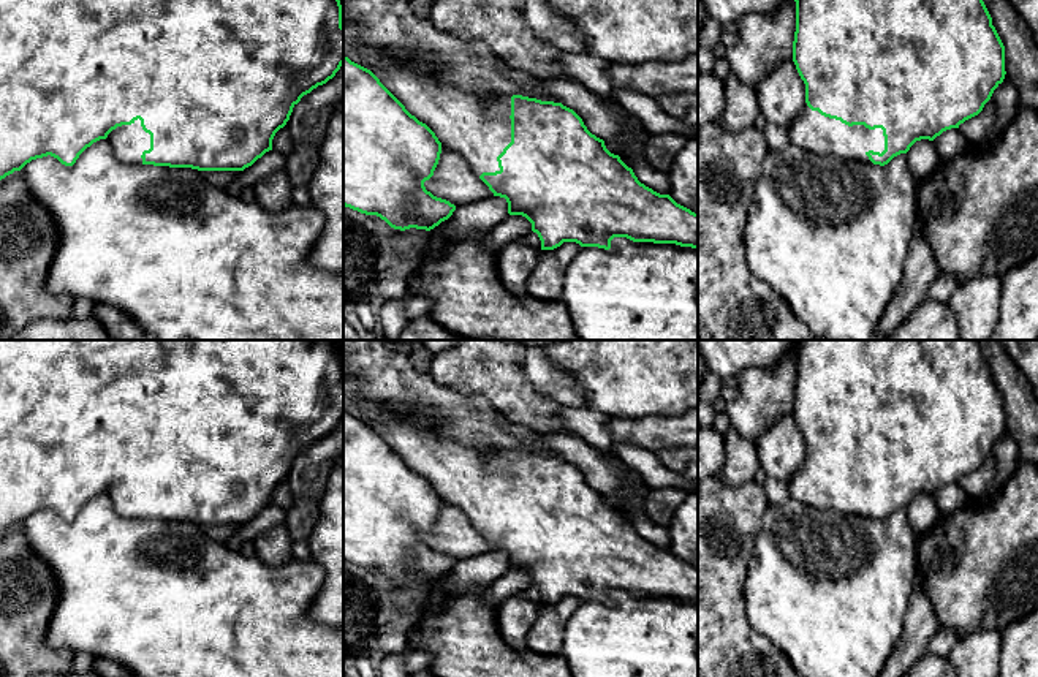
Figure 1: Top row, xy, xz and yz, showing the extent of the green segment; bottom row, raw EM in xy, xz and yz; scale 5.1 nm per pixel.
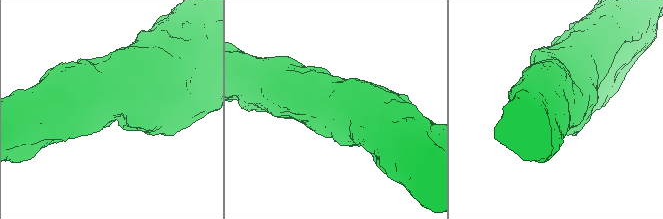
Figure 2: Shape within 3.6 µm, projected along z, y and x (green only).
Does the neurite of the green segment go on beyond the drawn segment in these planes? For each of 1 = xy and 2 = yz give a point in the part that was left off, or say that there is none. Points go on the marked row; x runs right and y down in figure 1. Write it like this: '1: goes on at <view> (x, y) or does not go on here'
1: goes on at xy (128, 141)
2: goes on at yz (812, 132)

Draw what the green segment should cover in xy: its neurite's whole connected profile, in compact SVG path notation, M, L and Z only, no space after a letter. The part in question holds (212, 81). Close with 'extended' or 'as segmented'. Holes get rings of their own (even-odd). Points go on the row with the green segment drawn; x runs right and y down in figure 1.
M0 0L0 180L47 155L73 166L100 139L106 139L114 157L127 165L244 171L272 150L275 133L286 125L301 98L332 79L342 65L340 0Z; extended

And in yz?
M794 0L796 32L793 62L805 84L805 108L786 127L793 146L816 155L837 155L843 160L885 166L894 157L907 153L921 139L934 141L943 131L959 128L978 115L994 90L1005 79L1005 46L992 25L992 17L983 0Z; extended

